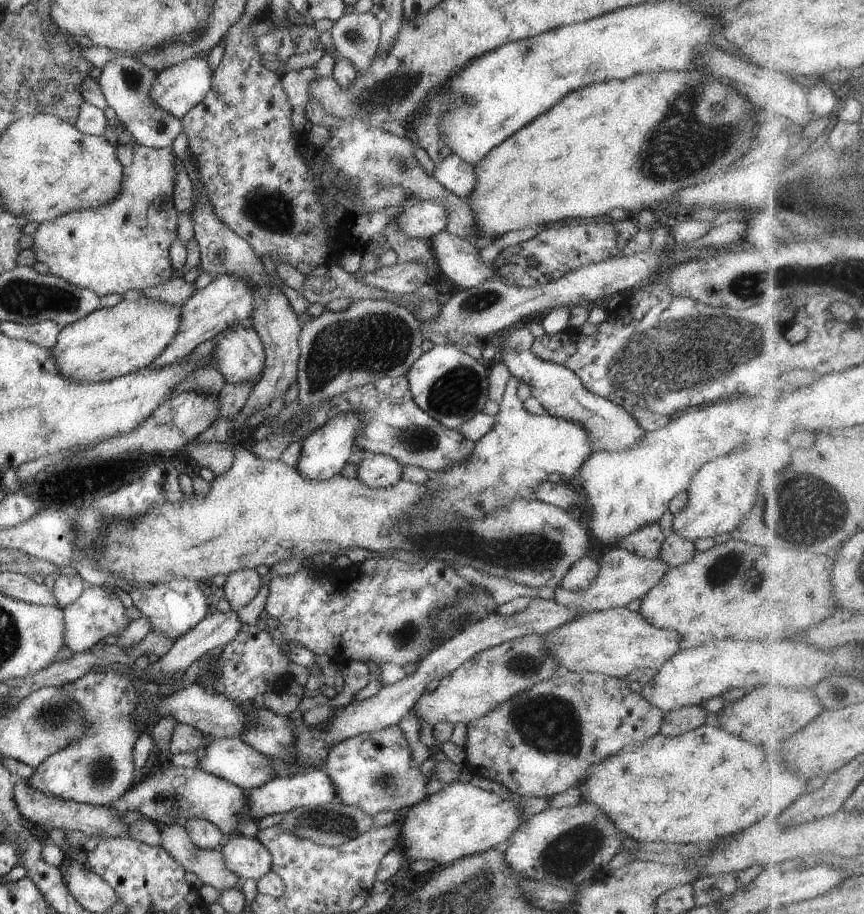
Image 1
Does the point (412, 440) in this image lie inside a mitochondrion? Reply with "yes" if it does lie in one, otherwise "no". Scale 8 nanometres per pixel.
yes

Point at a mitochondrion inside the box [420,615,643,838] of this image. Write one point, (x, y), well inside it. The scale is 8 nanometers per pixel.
(550, 723)

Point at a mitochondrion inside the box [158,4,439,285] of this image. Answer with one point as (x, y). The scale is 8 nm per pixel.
(390, 91)

